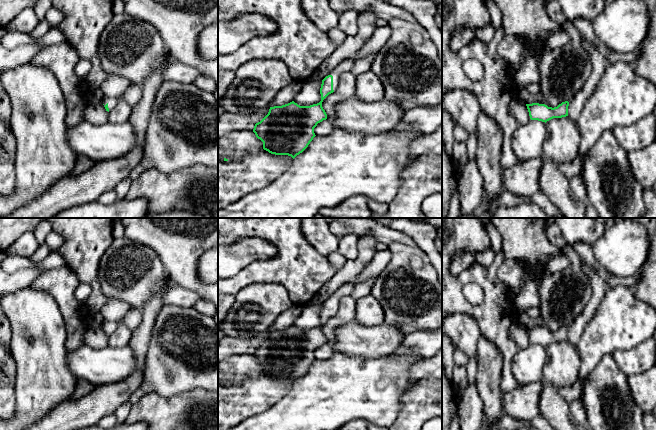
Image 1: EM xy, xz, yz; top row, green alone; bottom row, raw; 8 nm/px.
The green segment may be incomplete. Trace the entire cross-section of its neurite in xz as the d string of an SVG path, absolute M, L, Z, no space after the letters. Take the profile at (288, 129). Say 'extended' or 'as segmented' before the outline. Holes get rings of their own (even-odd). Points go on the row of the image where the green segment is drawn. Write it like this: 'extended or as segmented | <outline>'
extended | M345 60L322 80L321 101L300 106L294 101L270 107L268 114L255 124L253 132L263 142L263 149L275 155L288 155L293 159L302 153L316 136L314 128L327 119L323 100L333 93L341 72L351 71L355 61Z

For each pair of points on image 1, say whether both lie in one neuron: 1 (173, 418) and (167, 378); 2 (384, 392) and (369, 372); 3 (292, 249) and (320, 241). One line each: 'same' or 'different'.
1: different
2: same
3: different

